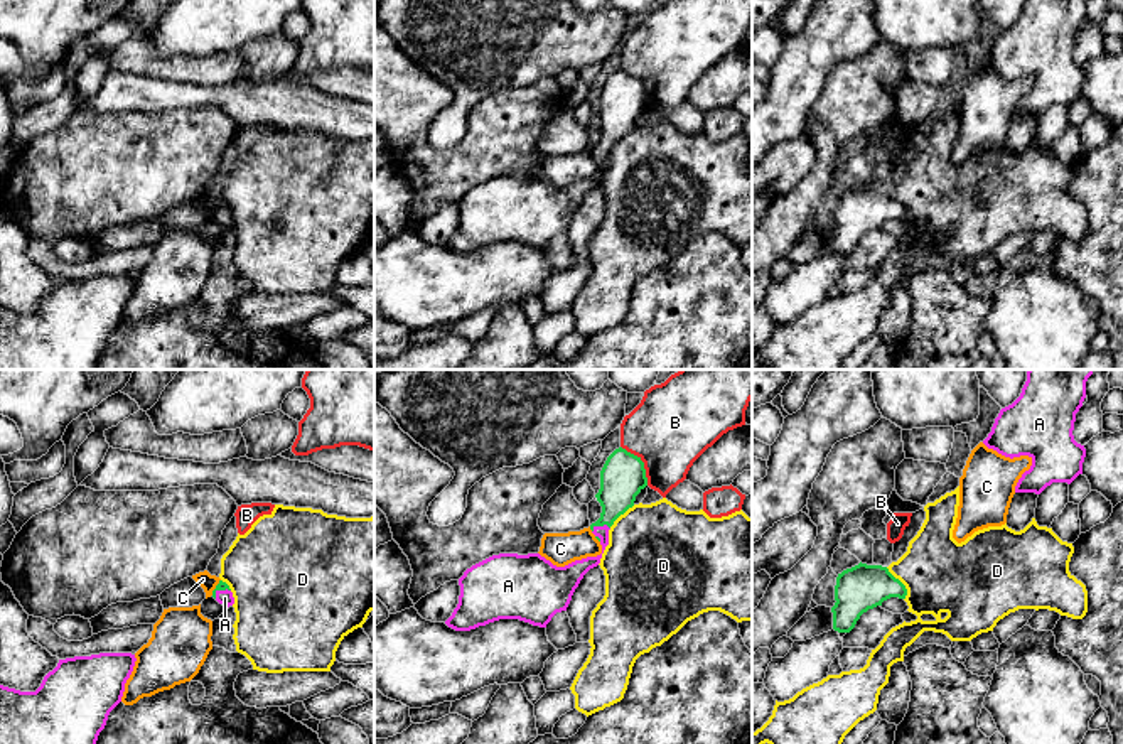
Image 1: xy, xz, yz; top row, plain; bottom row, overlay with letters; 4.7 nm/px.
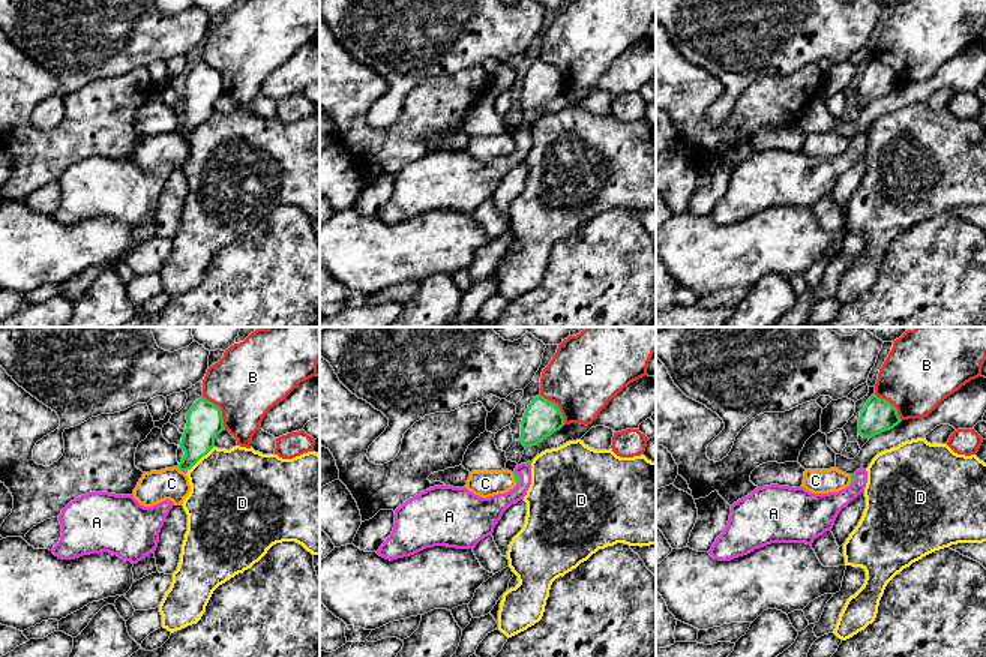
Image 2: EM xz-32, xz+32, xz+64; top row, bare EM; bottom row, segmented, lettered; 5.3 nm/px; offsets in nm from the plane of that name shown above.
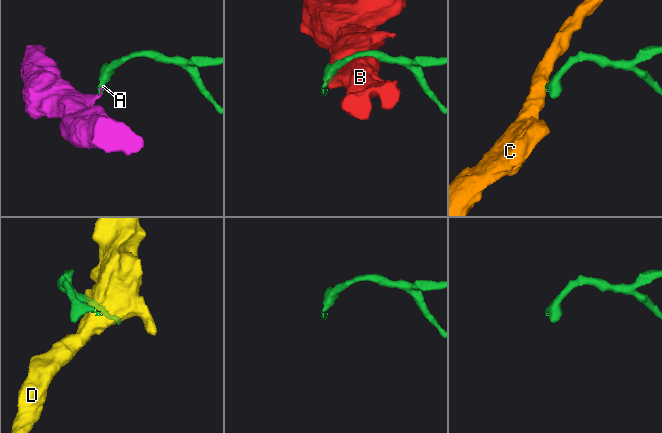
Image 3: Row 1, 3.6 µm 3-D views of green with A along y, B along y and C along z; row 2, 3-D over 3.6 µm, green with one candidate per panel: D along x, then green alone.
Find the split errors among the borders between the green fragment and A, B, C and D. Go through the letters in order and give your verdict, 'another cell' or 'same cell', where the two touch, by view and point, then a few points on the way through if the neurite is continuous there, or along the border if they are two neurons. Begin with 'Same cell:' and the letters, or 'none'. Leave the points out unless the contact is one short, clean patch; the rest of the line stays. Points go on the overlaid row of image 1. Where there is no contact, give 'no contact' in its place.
Same cell: A
A: same cell; meets green in xz at (599, 525); runs through xz (621, 478), (614, 505), (599, 525), (602, 552), (575, 571)
B: another cell; meets green in xz at (643, 463)
C: another cell; meets green in xz at (591, 528); border along xz (589, 527), (592, 530)
D: another cell; meets green in yz at (902, 584); border along yz (886, 567), (904, 586), (904, 599)

